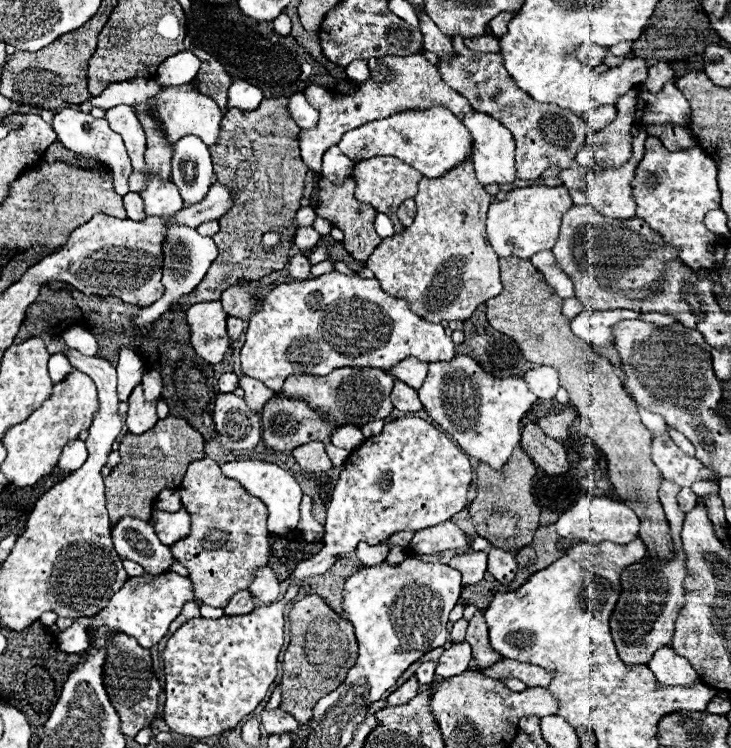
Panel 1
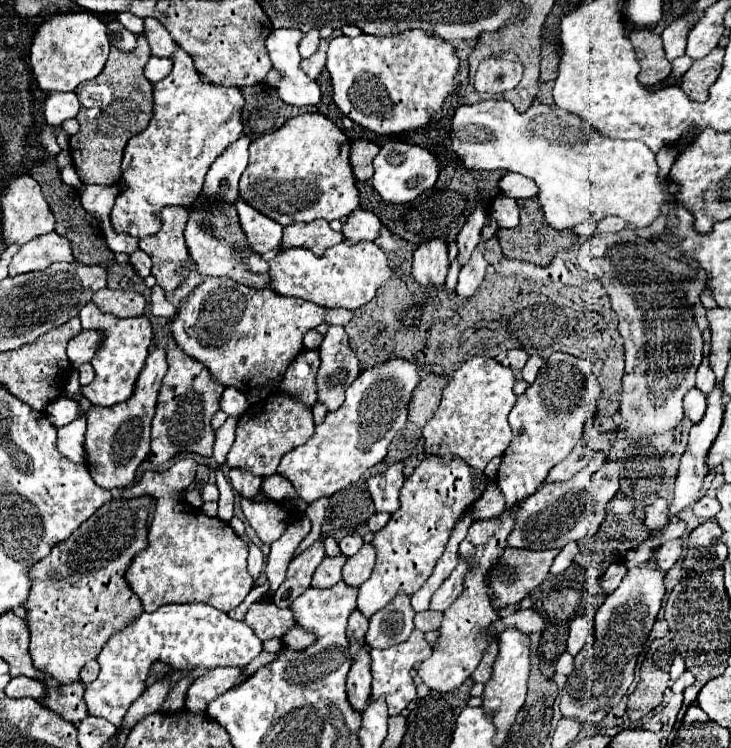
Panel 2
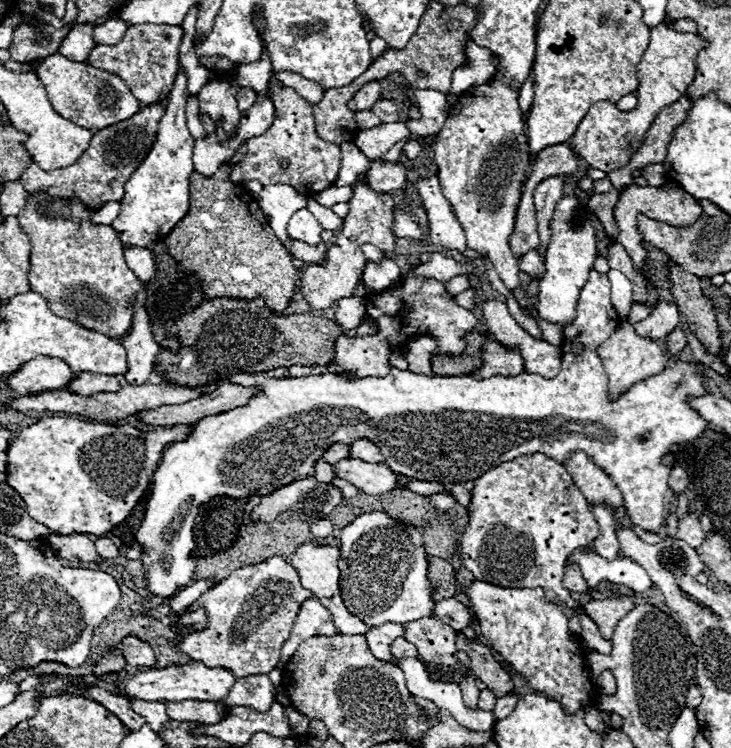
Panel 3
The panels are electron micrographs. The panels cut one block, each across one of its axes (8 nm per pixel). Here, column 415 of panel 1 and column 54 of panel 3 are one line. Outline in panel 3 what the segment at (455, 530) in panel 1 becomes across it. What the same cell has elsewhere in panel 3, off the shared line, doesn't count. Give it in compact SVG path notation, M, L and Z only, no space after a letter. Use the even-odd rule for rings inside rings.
M50 534L48 542L54 554L60 558L66 558L72 562L94 562L94 564L104 562L96 552L94 542L86 534L70 534L70 536Z

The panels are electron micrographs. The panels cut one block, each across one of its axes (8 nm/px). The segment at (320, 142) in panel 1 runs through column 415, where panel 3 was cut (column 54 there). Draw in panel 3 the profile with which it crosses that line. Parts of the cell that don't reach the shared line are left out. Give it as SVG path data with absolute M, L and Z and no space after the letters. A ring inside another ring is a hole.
M54 54L50 58L44 58L36 68L38 78L42 80L48 98L54 106L54 110L66 118L72 120L78 126L84 126L88 130L100 130L106 126L112 126L116 122L128 120L140 110L140 102L134 98L130 88L124 84L122 78L116 74L110 74L106 70L94 68L90 64L80 64L64 58L62 54Z

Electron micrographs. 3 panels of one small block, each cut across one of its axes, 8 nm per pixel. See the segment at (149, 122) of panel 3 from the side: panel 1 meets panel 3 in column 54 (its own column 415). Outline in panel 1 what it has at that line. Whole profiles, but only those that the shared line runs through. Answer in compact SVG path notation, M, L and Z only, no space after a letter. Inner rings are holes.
M378 156L378 158L370 158L370 160L362 160L354 166L352 178L356 182L356 200L360 204L370 204L376 212L382 214L394 214L398 210L398 206L408 200L414 198L418 192L418 182L422 180L422 174L414 168L410 168L408 164L402 164L400 160L394 160L392 156Z

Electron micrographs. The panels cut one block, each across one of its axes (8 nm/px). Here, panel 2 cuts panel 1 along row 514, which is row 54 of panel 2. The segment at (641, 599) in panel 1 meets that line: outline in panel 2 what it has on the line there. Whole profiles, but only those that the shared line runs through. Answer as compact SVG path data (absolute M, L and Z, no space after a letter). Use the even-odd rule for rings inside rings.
M690 11L690 14L682 16L670 22L666 26L666 30L662 32L662 40L664 40L664 50L666 50L666 58L672 62L674 58L682 56L684 54L684 48L686 48L686 36L690 32L690 26L694 24L696 20L696 12Z

